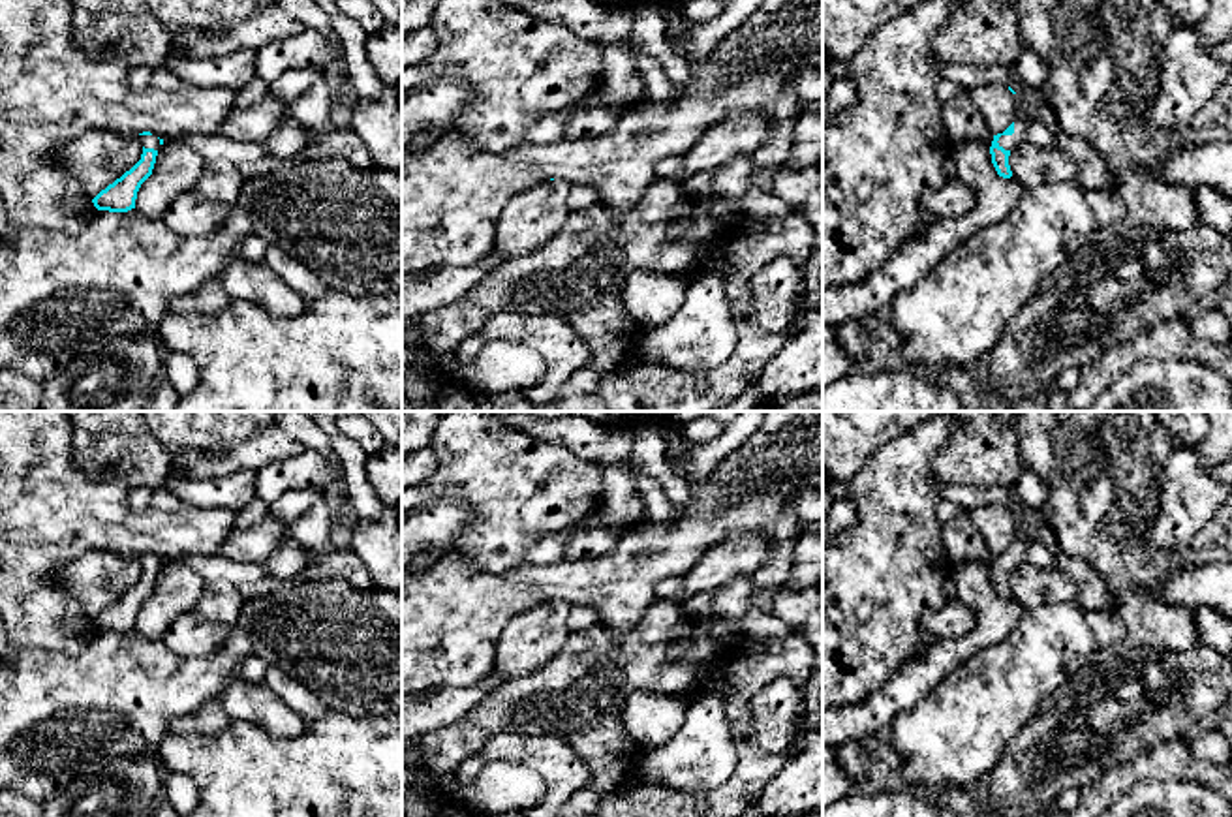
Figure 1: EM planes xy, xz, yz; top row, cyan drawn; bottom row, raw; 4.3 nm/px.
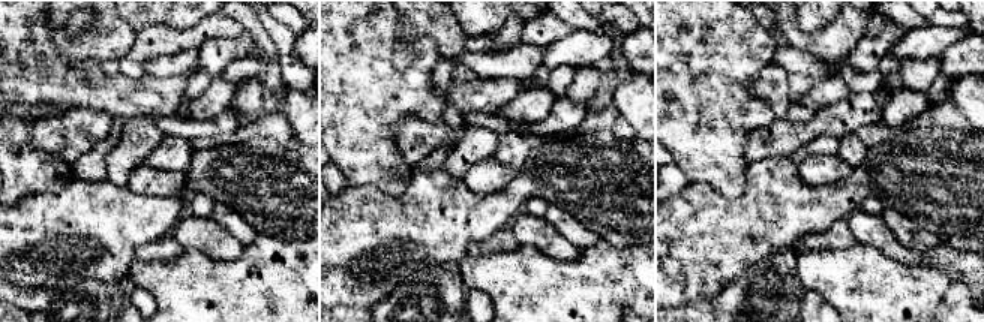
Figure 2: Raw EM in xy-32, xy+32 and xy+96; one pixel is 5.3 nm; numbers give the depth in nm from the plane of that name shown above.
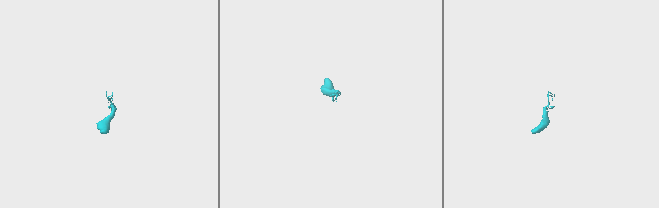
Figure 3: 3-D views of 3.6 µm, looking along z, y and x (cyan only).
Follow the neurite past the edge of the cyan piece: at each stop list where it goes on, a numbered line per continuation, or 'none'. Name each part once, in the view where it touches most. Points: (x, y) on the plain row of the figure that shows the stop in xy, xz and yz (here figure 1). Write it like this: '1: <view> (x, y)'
1: yz (1022, 541)

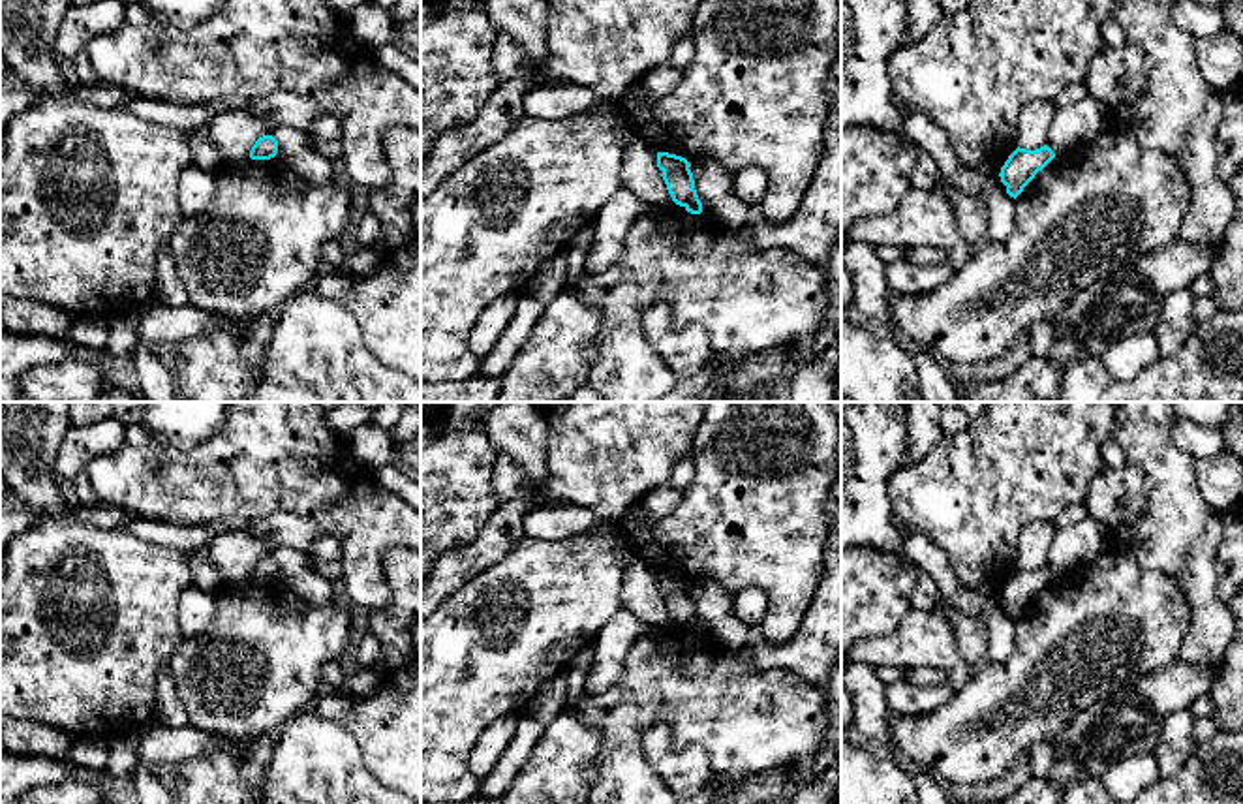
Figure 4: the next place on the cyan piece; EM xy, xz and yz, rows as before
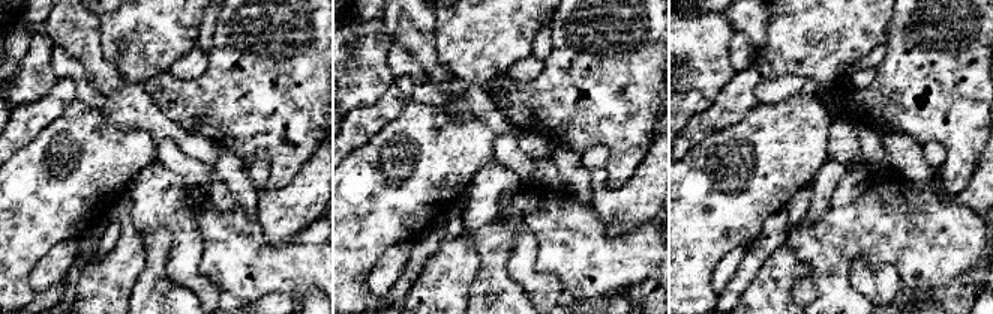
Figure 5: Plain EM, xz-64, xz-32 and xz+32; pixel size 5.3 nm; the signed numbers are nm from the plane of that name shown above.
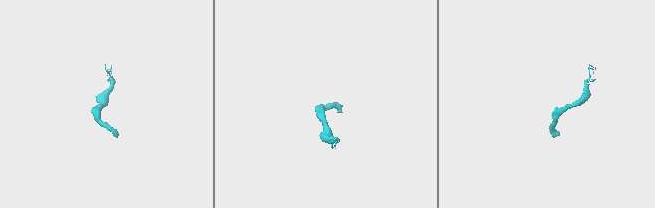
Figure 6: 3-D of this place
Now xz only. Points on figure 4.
none

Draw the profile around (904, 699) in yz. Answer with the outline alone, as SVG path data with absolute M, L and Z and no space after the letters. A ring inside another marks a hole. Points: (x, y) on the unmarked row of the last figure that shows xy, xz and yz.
M907 682L886 684L888 710L894 716L920 716L943 706L954 689L948 682L939 686L914 686Z

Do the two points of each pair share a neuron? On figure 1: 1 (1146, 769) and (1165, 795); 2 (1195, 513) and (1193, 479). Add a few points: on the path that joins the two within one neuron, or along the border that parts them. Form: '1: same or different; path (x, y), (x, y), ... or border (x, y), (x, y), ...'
1: different; border (1199, 782), (1139, 782), (1118, 797)
2: same; path (1193, 506), (1193, 487)

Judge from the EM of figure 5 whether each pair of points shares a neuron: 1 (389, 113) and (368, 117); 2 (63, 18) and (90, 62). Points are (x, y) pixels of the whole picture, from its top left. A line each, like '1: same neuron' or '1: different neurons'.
1: same neuron
2: same neuron

